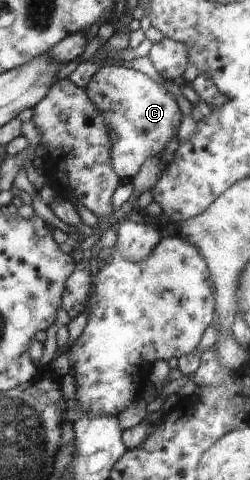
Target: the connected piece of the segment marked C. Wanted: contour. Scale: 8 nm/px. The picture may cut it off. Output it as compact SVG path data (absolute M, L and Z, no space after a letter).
M110 63L96 71L92 80L87 84L85 91L88 98L94 102L94 106L100 110L106 121L106 126L113 143L112 166L118 178L120 178L120 185L132 183L132 179L138 174L142 164L148 158L159 158L162 152L166 150L168 142L174 136L177 136L180 118L182 118L178 102L176 102L175 97L171 93L165 91L162 82L156 82L156 80L148 77L147 74L131 67Z

